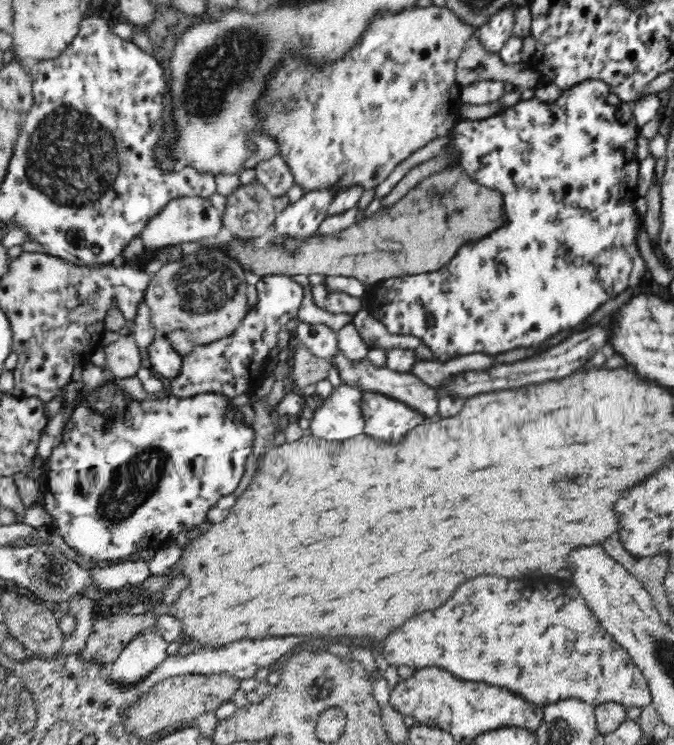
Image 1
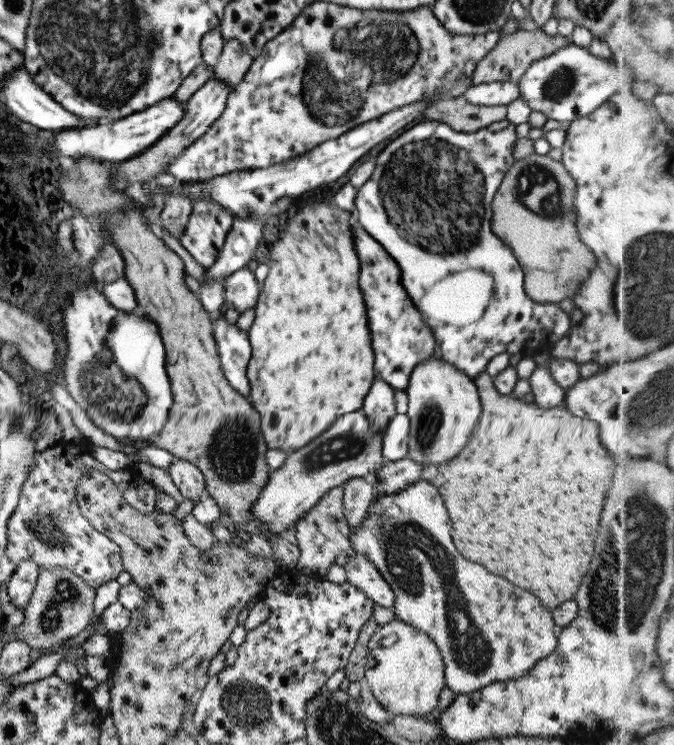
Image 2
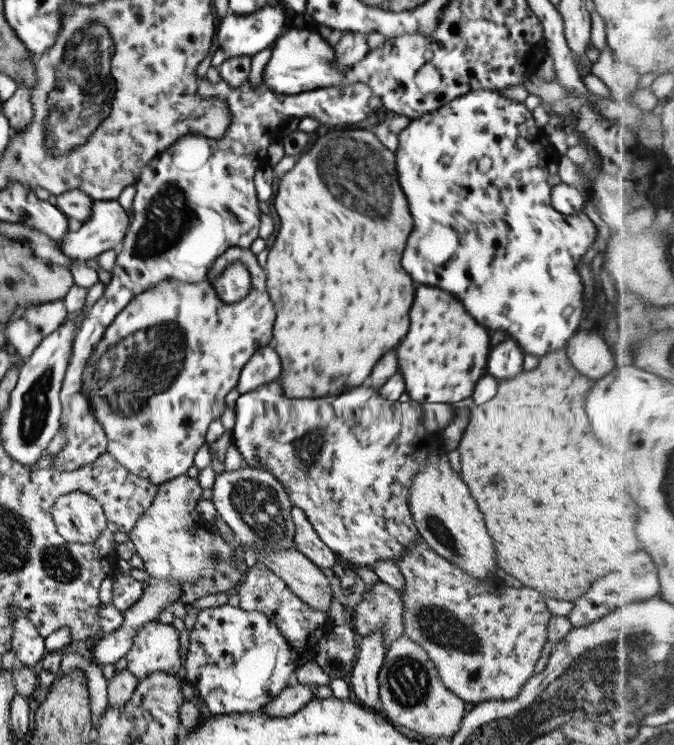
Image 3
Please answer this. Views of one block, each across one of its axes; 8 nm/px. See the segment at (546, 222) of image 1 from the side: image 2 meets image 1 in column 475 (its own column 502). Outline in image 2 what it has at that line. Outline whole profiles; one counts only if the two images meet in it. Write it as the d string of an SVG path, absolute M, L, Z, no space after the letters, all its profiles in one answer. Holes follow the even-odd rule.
M501 120L500 122L493 122L485 128L481 128L476 132L463 133L454 132L447 126L436 121L421 121L415 122L402 130L400 133L392 137L385 145L385 148L377 154L374 169L371 176L364 182L358 189L356 189L356 195L354 205L356 208L358 224L364 229L364 232L376 240L383 250L395 260L397 268L400 272L400 282L403 286L403 290L407 293L409 300L418 309L421 316L421 320L430 328L433 338L435 338L436 355L438 358L443 359L444 362L448 362L454 368L465 373L467 377L475 377L475 375L486 371L487 364L495 355L501 353L515 354L520 352L521 356L531 357L533 355L541 355L541 353L550 353L551 345L556 343L560 338L563 338L571 328L570 318L558 304L541 304L533 302L525 293L522 287L523 271L517 262L517 259L513 256L511 249L504 243L495 237L490 230L490 218L492 215L491 201L492 196L497 191L503 175L512 166L514 161L511 156L511 148L514 146L517 136L515 136L515 125L510 124L507 120Z

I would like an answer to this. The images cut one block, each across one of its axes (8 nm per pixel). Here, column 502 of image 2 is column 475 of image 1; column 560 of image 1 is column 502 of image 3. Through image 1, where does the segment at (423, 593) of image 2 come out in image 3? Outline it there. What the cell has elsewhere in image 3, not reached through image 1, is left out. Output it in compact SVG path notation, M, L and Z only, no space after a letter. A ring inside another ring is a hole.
M417 536L416 540L412 542L412 546L406 548L406 551L396 564L403 576L403 591L401 591L401 604L403 604L403 613L401 618L403 619L403 636L409 638L412 642L415 642L418 646L421 646L431 662L435 665L438 677L441 684L448 688L455 696L458 696L465 704L475 705L477 703L483 703L488 700L509 700L516 698L517 693L521 690L525 681L533 675L533 665L537 662L539 654L543 645L547 640L547 627L546 624L552 617L549 610L546 608L545 598L533 590L533 588L505 588L505 586L497 586L493 588L493 582L483 582L483 580L477 580L475 577L469 576L469 574L461 571L461 569L455 567L448 560L441 558L436 552L433 552L425 541Z

